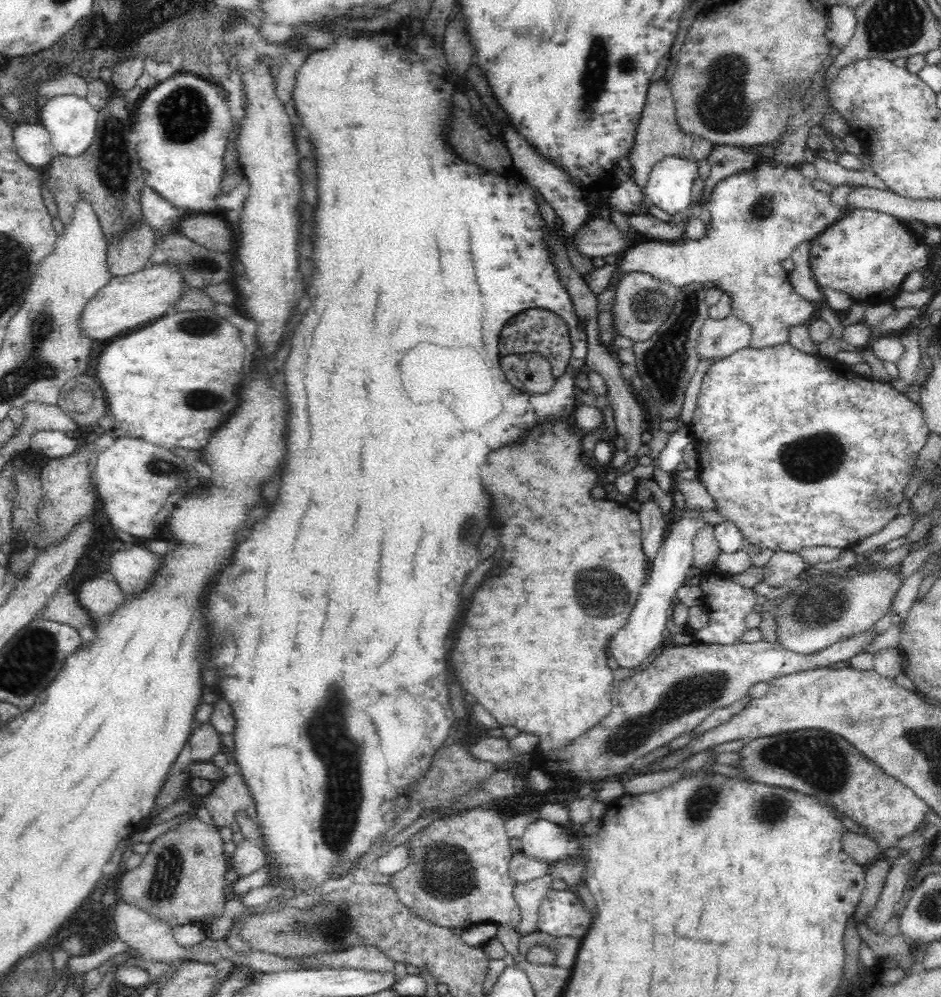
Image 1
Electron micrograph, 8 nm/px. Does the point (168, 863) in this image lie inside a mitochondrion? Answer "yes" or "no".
yes

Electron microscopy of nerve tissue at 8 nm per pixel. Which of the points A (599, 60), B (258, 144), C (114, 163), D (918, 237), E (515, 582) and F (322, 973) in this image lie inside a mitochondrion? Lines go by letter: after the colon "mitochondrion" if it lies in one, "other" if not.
A: mitochondrion
B: other
C: mitochondrion
D: other
E: other
F: other

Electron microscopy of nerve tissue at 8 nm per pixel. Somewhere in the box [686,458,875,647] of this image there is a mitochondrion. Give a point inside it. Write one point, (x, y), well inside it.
(823, 605)

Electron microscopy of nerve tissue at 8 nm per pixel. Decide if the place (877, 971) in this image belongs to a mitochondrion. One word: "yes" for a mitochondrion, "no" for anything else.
no

